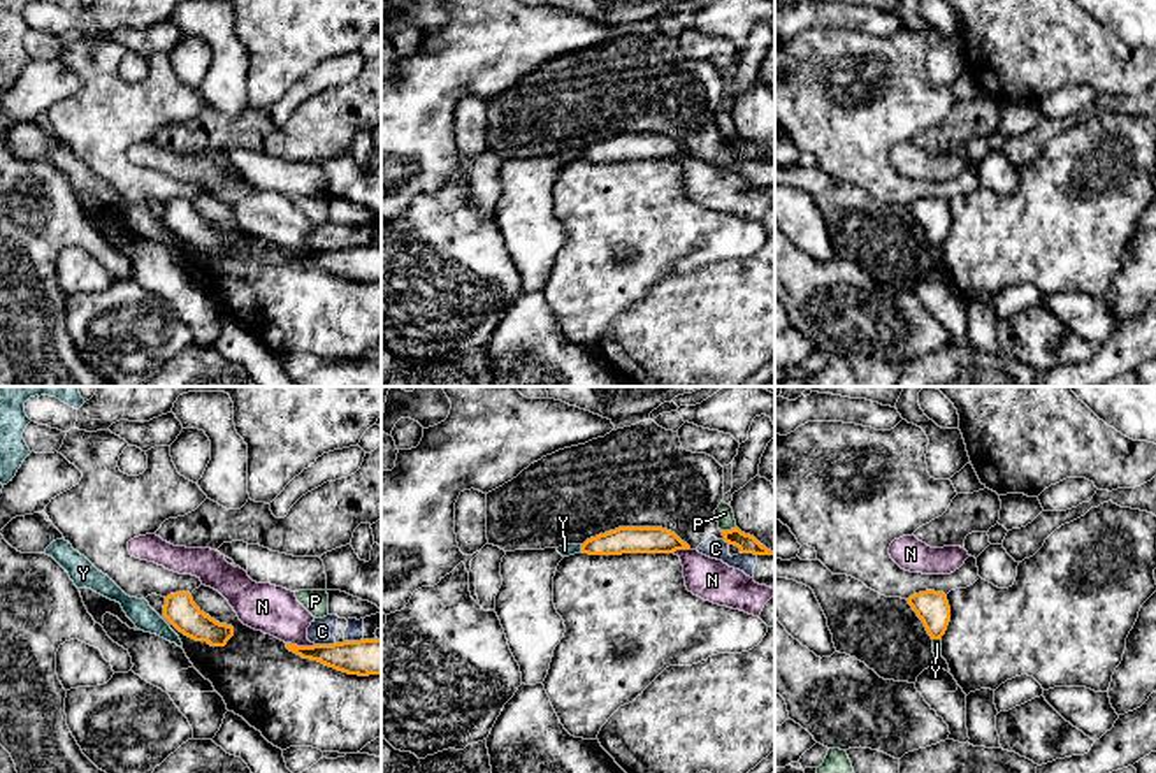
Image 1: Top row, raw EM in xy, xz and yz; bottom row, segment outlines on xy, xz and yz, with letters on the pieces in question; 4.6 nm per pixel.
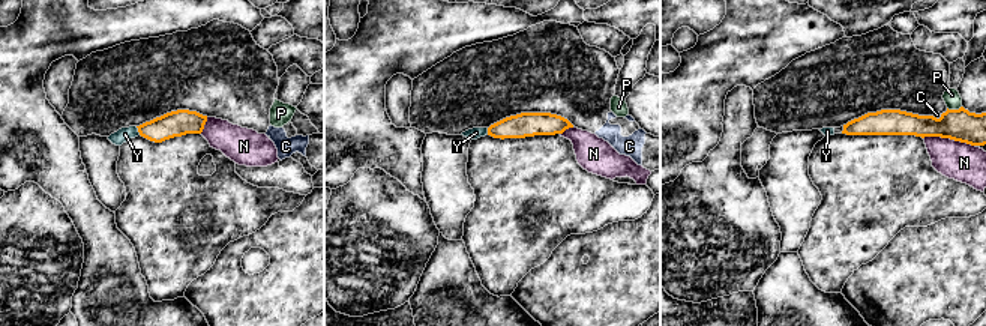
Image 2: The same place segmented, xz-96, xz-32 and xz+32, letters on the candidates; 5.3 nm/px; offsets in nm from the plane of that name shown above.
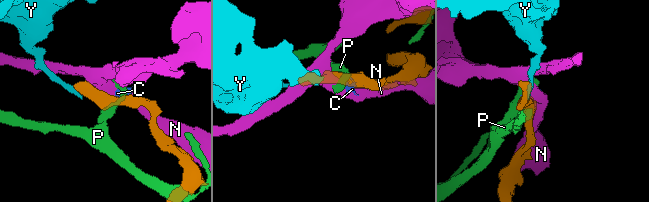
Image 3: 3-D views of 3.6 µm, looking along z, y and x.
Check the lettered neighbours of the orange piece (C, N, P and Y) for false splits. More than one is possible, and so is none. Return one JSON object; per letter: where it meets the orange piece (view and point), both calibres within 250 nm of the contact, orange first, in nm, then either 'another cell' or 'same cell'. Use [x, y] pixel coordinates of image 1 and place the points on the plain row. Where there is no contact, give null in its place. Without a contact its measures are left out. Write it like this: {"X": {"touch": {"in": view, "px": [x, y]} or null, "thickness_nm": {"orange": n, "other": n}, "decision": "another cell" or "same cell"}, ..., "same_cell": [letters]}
{"C": {"touch": {"in": "xy", "px": [324, 252]}, "thickness_nm": {"orange": 170, "other": 120}, "decision": "another cell"}, "N": {"touch": {"in": "xy", "px": [301, 253]}, "thickness_nm": {"orange": 160, "other": 220}, "decision": "another cell"}, "P": {"touch": {"in": "xz", "px": [728, 137]}, "thickness_nm": {"orange": 90, "other": 80}, "decision": "another cell"}, "Y": {"touch": {"in": "xz", "px": [582, 155]}, "thickness_nm": {"orange": 130, "other": 60}, "decision": "another cell"}, "same_cell": []}

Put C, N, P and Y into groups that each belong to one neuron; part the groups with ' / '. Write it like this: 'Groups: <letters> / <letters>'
Groups: C / N / P / Y

